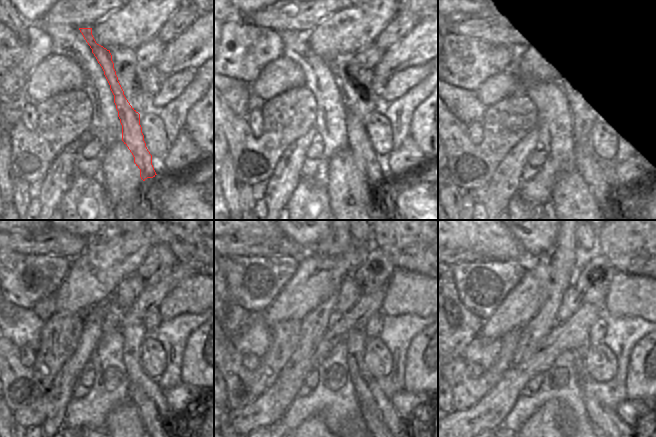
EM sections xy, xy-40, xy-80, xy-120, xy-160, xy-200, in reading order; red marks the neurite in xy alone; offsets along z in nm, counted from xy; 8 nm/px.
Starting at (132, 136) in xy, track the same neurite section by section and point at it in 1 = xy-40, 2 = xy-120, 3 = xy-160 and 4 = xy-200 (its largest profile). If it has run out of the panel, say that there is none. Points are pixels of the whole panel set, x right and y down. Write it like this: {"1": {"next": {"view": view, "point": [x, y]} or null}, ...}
{"1": {"next": {"view": "xy-40", "point": [365, 159]}}, "2": {"next": {"view": "xy-120", "point": [151, 419]}}, "3": {"next": {"view": "xy-160", "point": [372, 414]}}, "4": {"next": {"view": "xy-200", "point": [591, 415]}}}

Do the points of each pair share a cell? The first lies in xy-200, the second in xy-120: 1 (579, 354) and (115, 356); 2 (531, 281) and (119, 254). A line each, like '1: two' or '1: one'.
1: two
2: one

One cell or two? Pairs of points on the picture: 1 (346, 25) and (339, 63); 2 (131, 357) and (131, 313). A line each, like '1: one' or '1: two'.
1: two
2: two

